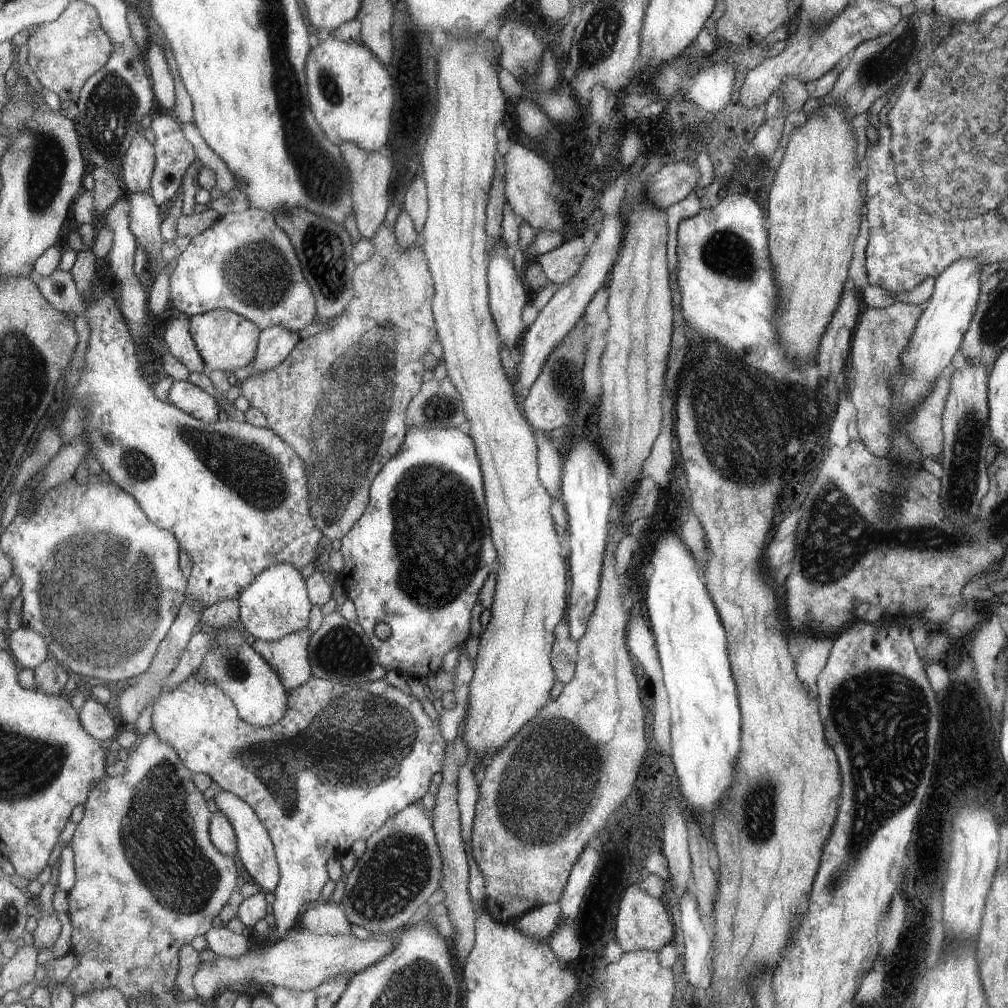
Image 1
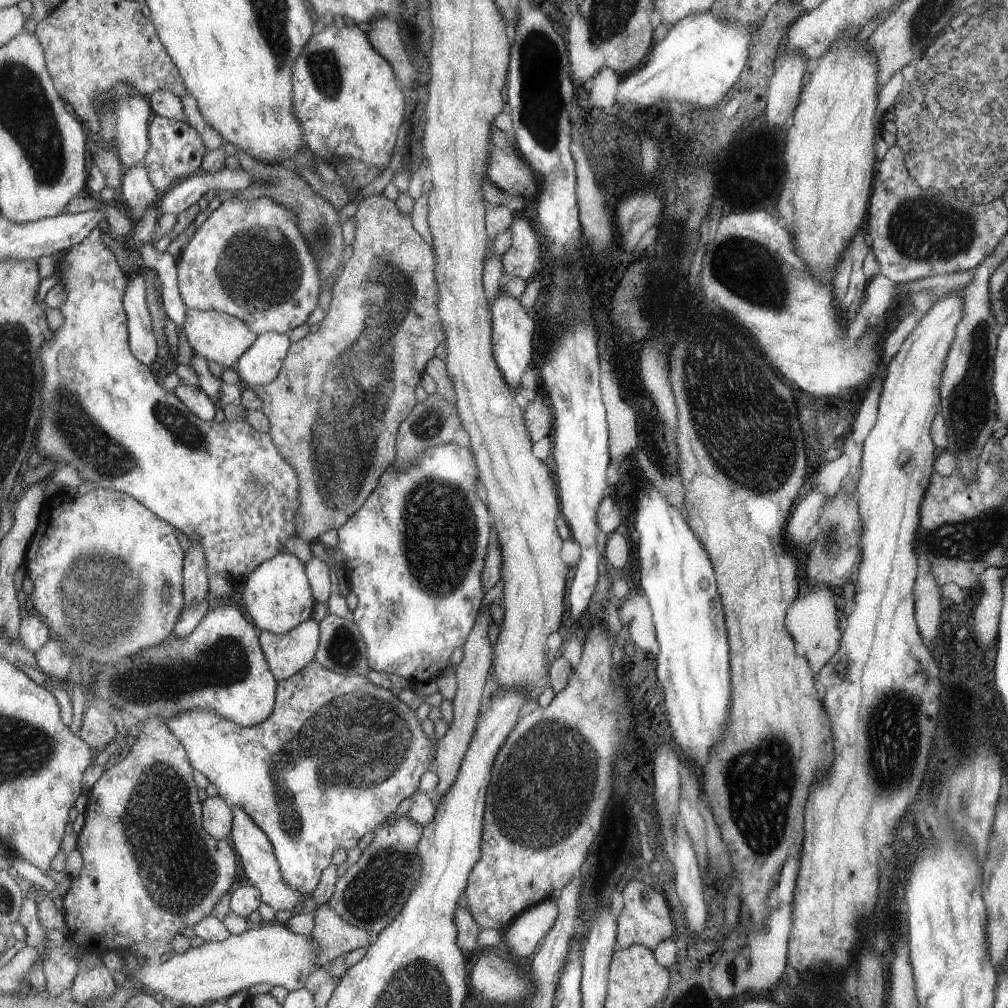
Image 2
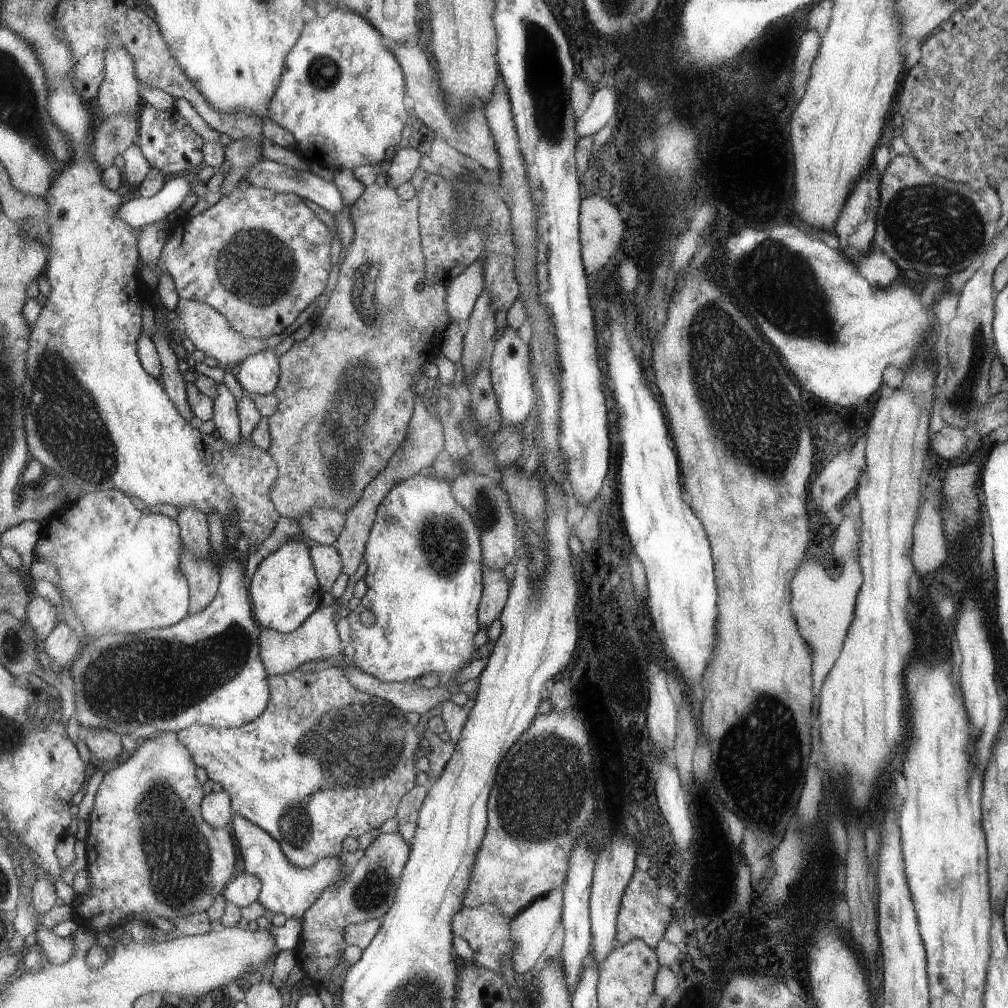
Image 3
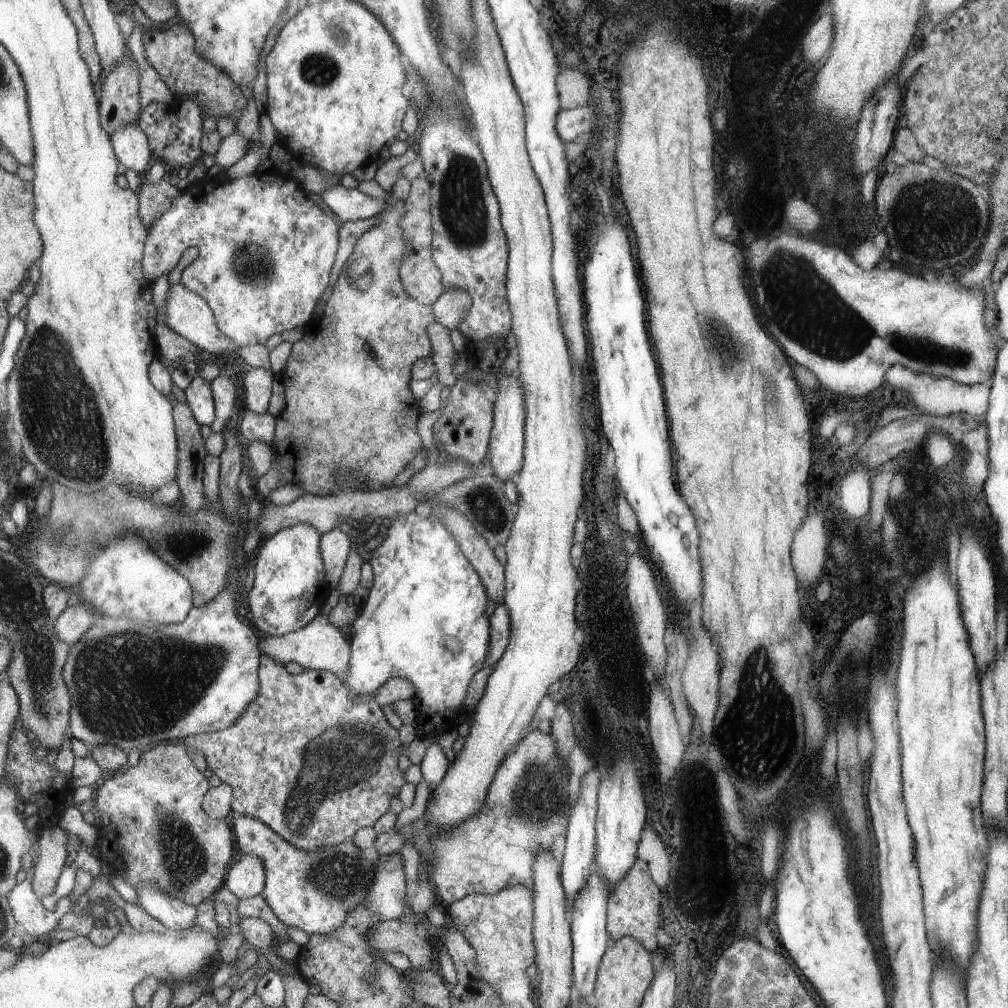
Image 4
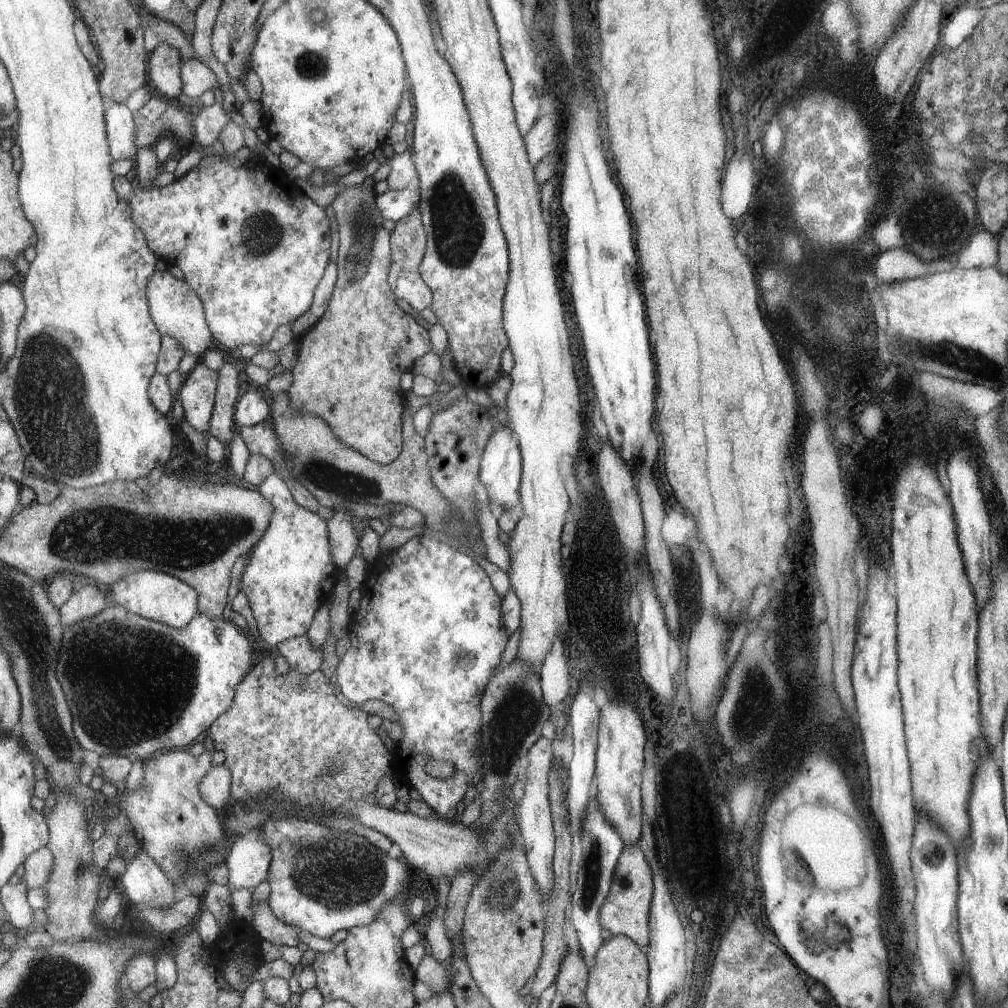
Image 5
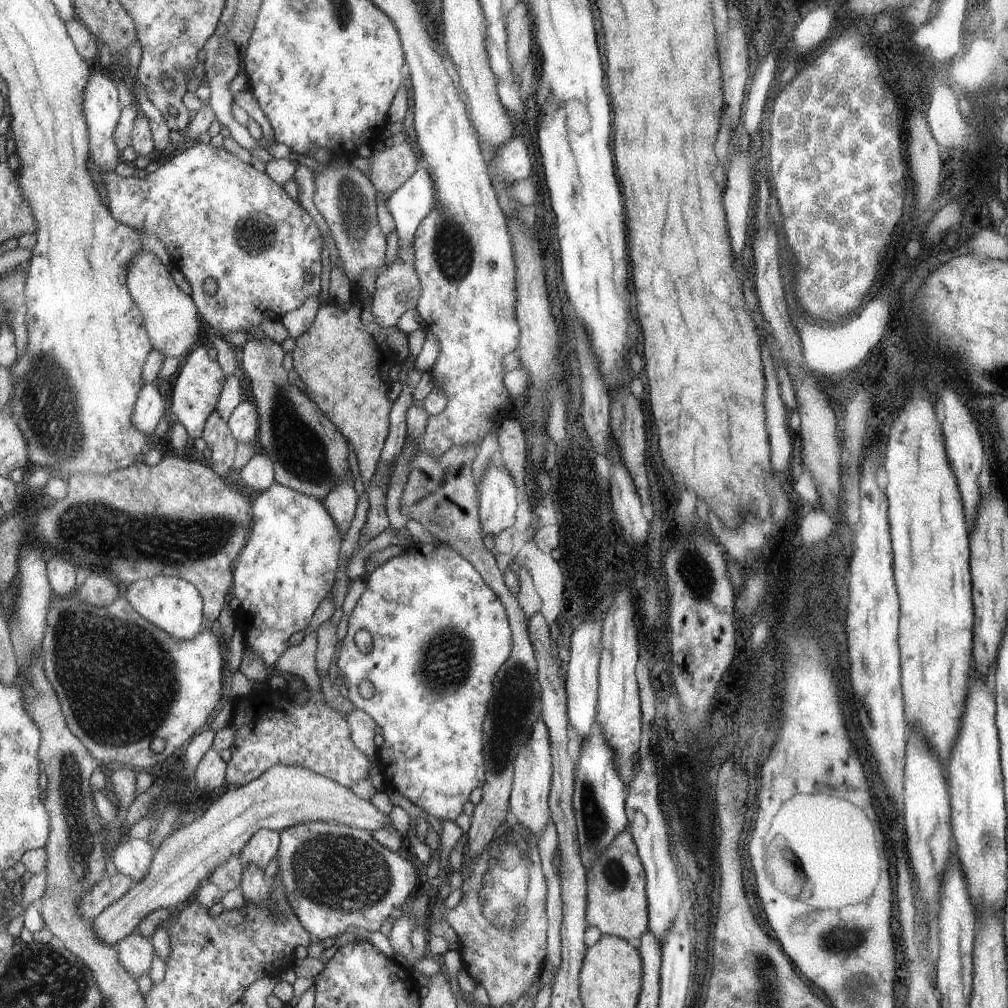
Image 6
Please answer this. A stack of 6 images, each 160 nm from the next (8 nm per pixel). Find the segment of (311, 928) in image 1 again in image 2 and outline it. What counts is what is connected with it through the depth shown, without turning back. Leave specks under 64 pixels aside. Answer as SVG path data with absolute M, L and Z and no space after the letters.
M327 902L314 912L314 917L316 925L311 935L320 942L322 948L318 966L356 948L369 947L373 944L373 934L345 920Z

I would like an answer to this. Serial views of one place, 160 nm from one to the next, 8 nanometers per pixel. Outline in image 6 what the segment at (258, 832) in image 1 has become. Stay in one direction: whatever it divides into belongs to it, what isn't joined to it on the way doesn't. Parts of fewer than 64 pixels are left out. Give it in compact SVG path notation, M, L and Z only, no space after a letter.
M311 821L286 828L281 836L283 849L274 880L283 886L301 924L317 940L340 936L349 926L386 930L389 914L399 911L411 892L421 887L422 875L411 860L383 846L370 830Z

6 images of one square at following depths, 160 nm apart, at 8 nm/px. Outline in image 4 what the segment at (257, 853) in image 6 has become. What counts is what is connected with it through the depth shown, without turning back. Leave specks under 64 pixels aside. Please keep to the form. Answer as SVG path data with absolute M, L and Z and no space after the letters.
M242 852L240 860L225 876L225 884L239 899L254 898L264 893L266 876L263 860L249 852Z

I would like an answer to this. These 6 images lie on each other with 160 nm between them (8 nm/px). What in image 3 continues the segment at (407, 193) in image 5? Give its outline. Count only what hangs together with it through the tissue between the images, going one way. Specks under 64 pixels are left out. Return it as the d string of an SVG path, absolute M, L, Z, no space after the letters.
M267 160L259 161L244 178L249 186L295 192L333 214L339 214L345 208L345 200L334 182L322 180L309 171L297 172L285 164Z

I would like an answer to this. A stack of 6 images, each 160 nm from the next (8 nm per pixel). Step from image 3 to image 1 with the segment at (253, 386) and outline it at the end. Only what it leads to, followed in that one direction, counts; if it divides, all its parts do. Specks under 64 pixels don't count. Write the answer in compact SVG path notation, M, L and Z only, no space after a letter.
M275 325L262 329L256 359L248 367L243 367L235 372L238 383L253 373L266 371L283 363L300 340L301 336L298 332L282 326Z

